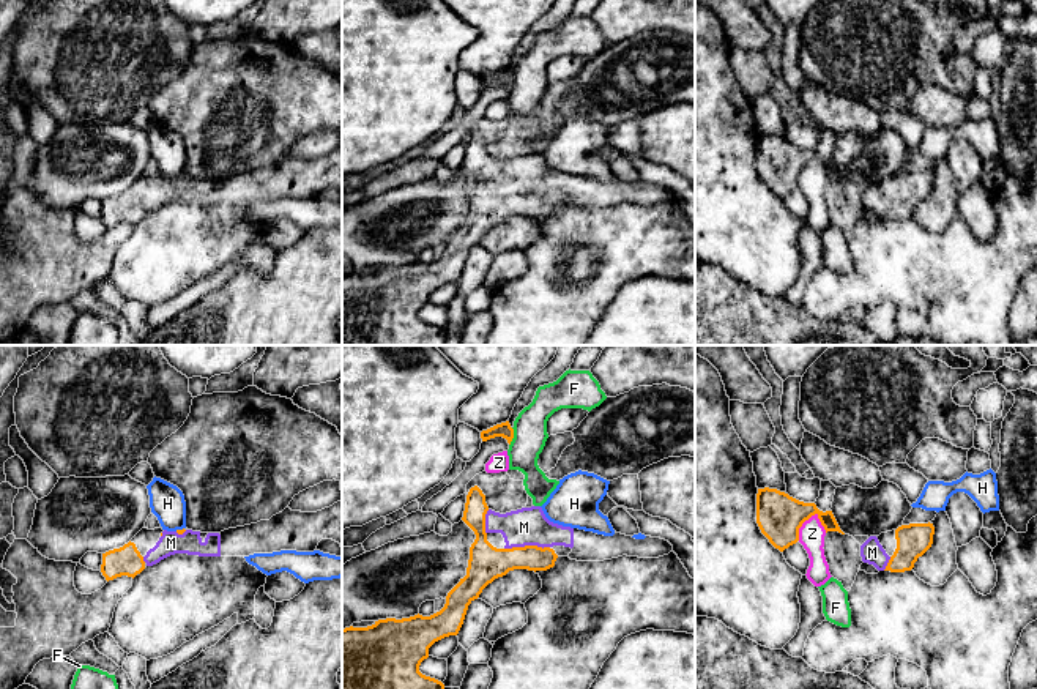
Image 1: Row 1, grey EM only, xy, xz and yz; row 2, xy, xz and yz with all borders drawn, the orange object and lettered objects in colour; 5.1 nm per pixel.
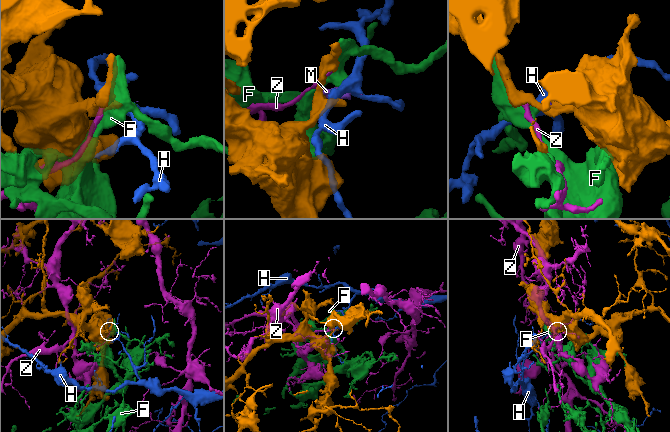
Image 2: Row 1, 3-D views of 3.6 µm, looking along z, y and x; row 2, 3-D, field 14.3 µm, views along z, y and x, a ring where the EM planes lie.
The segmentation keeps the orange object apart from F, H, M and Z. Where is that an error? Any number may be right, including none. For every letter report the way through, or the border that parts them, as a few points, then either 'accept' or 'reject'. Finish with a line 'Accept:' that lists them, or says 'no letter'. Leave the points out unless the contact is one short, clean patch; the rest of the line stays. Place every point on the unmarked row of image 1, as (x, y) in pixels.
F: reject
H: along xy (183, 174), (175, 177) | reject
M: across xz (486, 210), (506, 207), (527, 193), (524, 174) | accept
Z: reject
Accept: M

